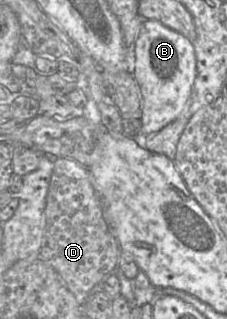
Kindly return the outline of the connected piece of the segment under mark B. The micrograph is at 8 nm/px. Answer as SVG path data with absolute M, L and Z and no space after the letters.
M145 20L134 46L134 77L141 92L140 133L148 136L173 122L188 101L197 74L192 42L156 20Z

